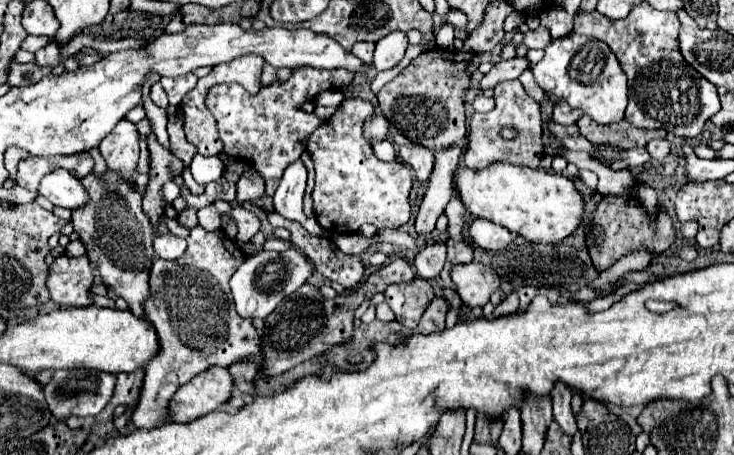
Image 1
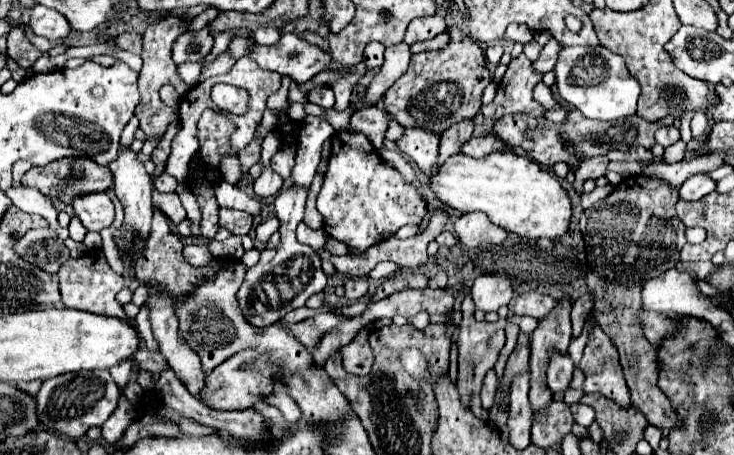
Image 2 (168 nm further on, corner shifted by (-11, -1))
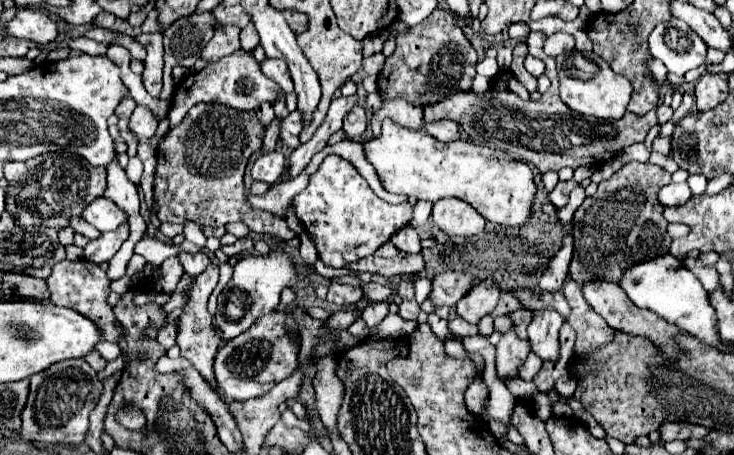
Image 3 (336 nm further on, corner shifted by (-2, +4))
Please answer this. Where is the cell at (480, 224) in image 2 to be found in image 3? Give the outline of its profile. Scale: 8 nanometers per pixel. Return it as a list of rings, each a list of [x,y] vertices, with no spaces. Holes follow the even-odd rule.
[[[440,200],[434,204],[432,222],[450,238],[478,236],[486,228],[486,218],[462,200]]]

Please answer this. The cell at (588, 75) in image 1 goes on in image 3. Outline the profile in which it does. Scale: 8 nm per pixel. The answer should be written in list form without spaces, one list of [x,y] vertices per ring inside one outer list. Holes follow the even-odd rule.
[[[572,50],[570,54],[562,54],[556,58],[556,68],[560,76],[560,98],[570,106],[572,110],[584,114],[584,116],[596,116],[596,118],[622,118],[626,112],[626,106],[632,96],[632,84],[618,76],[602,56],[594,52],[578,52]]]

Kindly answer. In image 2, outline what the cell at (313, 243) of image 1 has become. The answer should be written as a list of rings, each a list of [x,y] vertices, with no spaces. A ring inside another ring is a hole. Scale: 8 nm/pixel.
[[[359,277],[359,279],[347,279],[343,287],[345,287],[345,297],[351,299],[351,301],[357,301],[357,299],[365,297],[367,291],[369,291],[369,283],[363,277]]]

